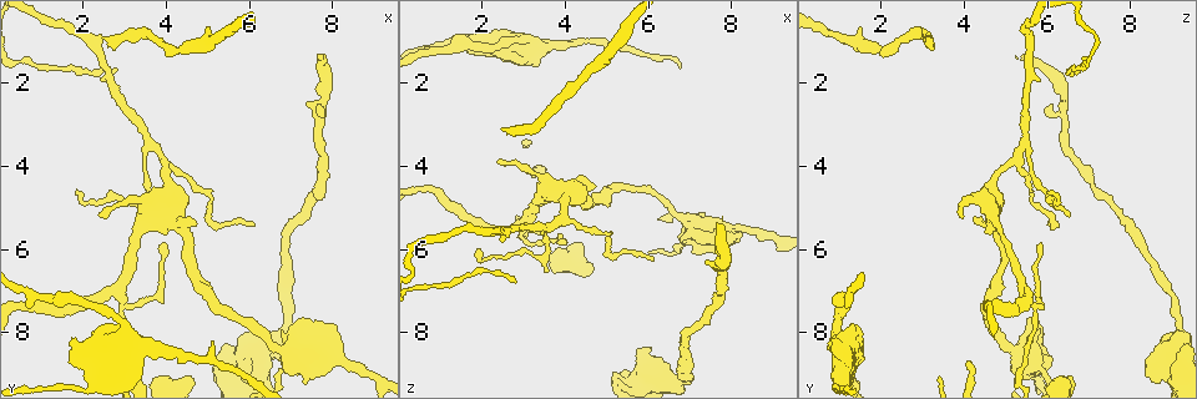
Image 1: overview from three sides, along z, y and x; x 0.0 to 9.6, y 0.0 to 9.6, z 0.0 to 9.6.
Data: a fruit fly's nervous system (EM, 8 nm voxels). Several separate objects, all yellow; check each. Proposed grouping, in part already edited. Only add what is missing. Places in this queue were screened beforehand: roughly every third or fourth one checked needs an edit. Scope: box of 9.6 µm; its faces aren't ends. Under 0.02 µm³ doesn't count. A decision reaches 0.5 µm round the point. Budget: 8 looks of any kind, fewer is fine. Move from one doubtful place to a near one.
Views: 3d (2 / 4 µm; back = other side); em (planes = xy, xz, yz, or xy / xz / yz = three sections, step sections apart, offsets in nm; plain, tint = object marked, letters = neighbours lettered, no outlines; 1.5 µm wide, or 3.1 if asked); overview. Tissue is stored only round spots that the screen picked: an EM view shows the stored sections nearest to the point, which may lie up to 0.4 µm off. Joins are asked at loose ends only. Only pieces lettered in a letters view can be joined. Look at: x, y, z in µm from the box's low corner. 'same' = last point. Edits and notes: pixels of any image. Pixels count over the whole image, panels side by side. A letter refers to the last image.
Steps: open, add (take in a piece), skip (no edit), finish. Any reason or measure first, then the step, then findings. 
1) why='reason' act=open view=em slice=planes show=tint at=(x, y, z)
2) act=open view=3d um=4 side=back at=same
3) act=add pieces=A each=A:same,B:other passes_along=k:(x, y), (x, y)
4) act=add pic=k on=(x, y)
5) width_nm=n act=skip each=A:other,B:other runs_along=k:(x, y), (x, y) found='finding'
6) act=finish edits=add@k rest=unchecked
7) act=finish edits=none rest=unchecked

why='free end' act=open view=em slice=planes show=letters at=(7.65, 1.40, 5.35)

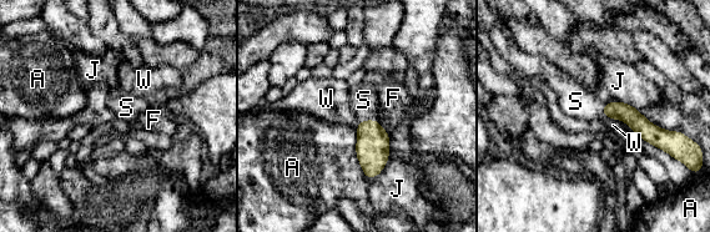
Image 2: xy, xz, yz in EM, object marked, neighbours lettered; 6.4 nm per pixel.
act=add pieces=S each=A:other,F:other,J:other,S:same,W:other passes_along=2:(372, 149), (369, 120), (363, 100) found='it goes on there'

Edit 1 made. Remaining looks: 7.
why='see it whole again' act=open view=overview

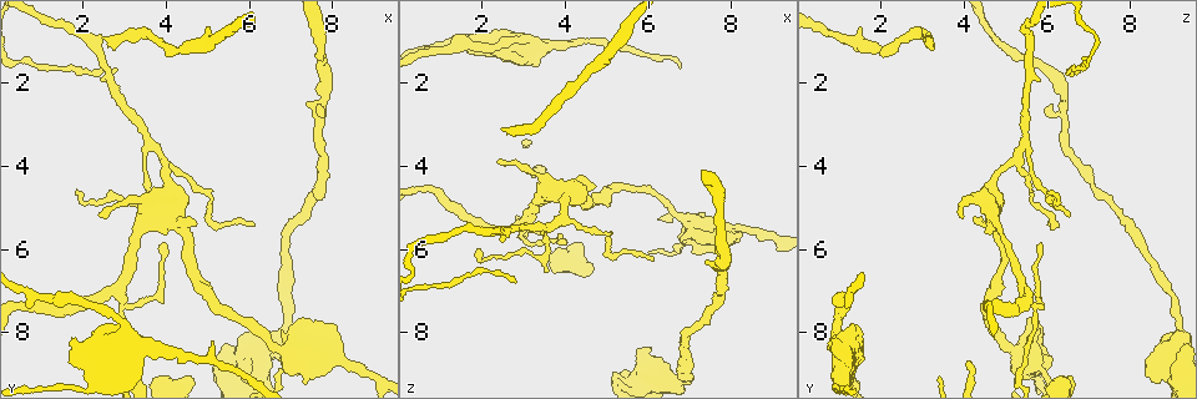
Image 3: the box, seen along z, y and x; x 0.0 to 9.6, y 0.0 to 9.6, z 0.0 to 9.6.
why='tapers out' act=open view=em slice=planes show=tint at=(2.80, 1.65, 6.75)

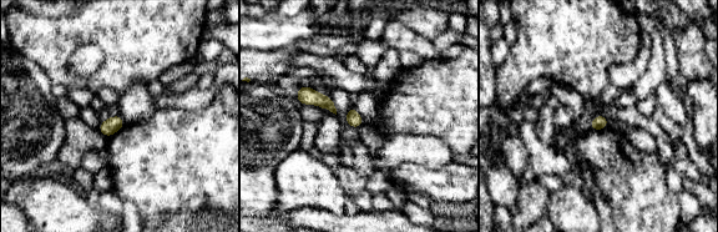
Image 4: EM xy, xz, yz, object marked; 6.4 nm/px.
why='what lies round it' act=open view=em slice=planes show=letters at=same

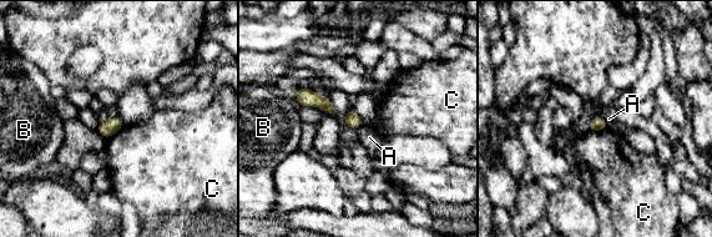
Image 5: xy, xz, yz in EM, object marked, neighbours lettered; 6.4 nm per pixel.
act=skip each=A:other,B:other,C:other border=5:(363, 125), (357, 130) found='no lettered piece goes on from it'

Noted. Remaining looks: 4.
why='an open end' act=open view=em slice=planes show=letters at=(2.55, 0.90, 3.10)

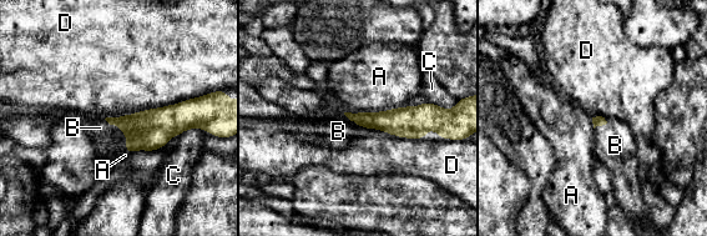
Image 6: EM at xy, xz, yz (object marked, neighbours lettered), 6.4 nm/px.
longest_contact=D:650nm act=add pieces=B each=A:other,B:same,C:other,D:other passes_along=6:(149, 130), (125, 134), (109, 140) found='it goes on there'

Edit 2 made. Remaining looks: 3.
act=finish edits=add@2,add@6 rest=unchecked

